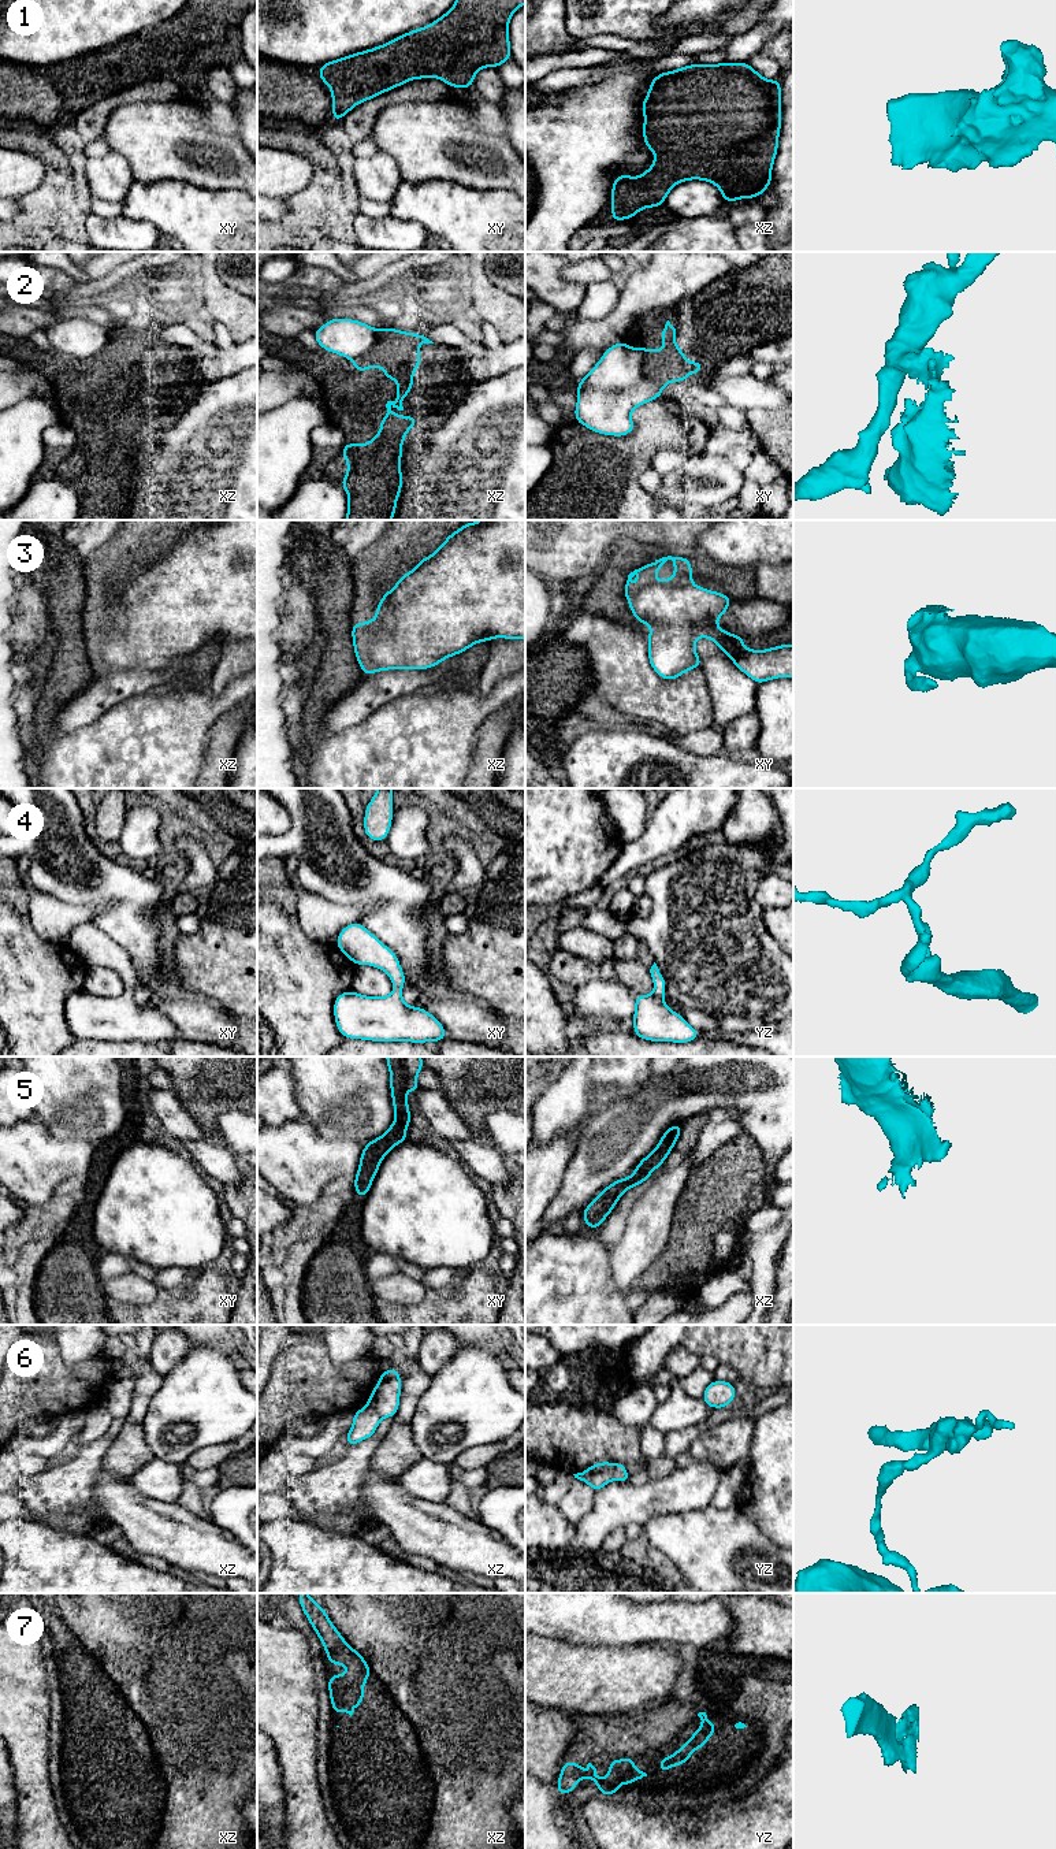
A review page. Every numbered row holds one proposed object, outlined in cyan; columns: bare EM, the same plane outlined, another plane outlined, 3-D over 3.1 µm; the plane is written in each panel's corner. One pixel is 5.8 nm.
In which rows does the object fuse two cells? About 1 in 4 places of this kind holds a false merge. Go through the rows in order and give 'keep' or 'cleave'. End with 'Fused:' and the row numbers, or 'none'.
1: keep
2: cleave
3: cleave
4: keep
5: keep
6: cleave
7: keep
Fused: 2, 3, 6

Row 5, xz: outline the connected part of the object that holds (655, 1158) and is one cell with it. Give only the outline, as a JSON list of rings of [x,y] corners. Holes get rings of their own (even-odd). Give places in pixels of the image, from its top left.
[[[677,1122],[673,1124],[663,1132],[658,1146],[636,1165],[635,1172],[629,1177],[618,1178],[603,1188],[600,1193],[581,1211],[584,1225],[590,1229],[598,1229],[613,1211],[626,1189],[639,1187],[647,1181],[651,1173],[661,1167],[669,1156],[681,1135],[681,1129],[683,1125]]]

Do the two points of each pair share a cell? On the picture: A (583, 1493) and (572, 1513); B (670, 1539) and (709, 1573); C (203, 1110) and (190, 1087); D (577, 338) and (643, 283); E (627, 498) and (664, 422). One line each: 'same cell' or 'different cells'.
A: same cell
B: same cell
C: same cell
D: same cell
E: same cell

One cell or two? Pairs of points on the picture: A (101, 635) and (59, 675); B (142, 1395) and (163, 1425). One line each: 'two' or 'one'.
A: two
B: two

